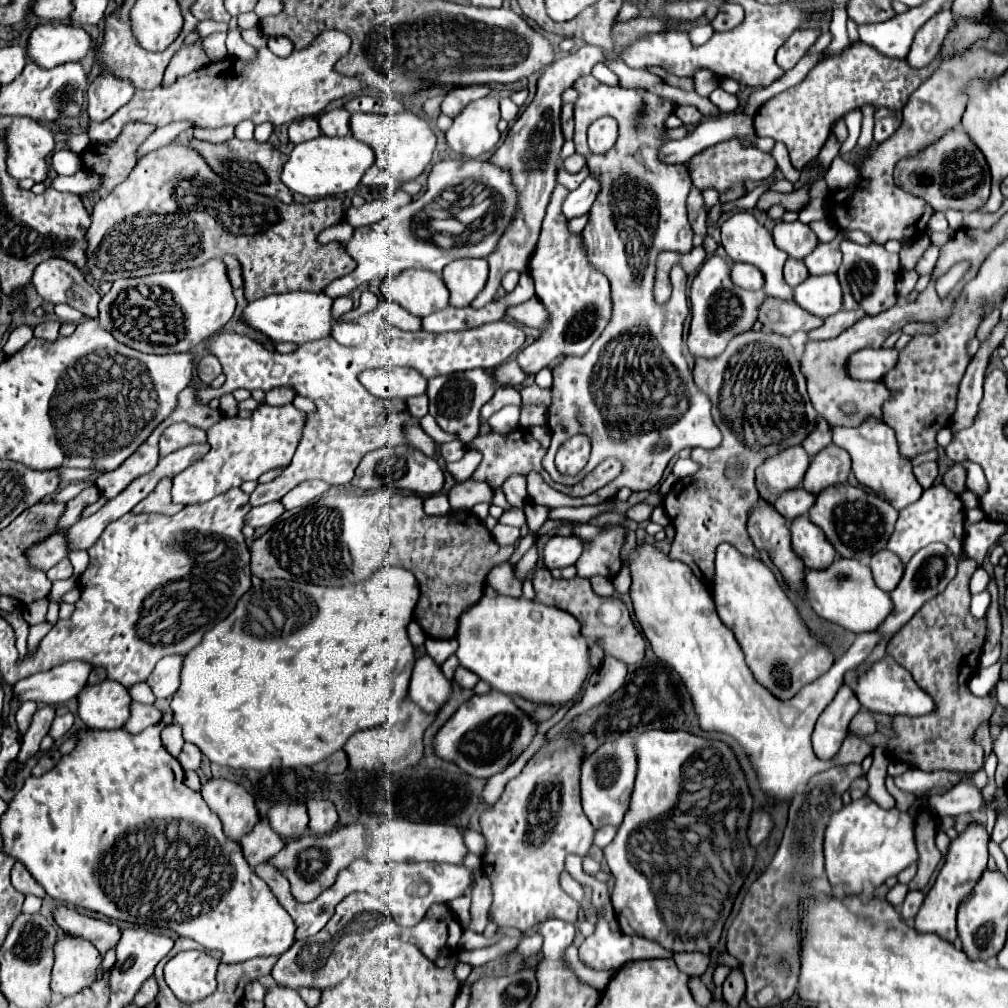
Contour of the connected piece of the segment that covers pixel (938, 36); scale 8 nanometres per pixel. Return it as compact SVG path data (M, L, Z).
M948 9L936 13L932 19L928 19L928 23L916 33L910 53L906 57L908 65L912 65L912 69L928 67L928 63L932 63L932 59L936 59L936 55L940 55L940 47L942 47L946 33L950 31L950 25L952 25L952 13Z

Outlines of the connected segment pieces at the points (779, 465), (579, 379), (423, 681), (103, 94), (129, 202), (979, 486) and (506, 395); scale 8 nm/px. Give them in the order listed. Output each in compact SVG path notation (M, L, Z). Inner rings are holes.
M788 447L788 451L780 451L780 455L774 455L772 459L766 459L756 469L756 487L760 495L774 503L780 493L800 487L802 477L810 465L810 457L804 451L804 447Z
M592 75L580 77L574 89L580 93L574 103L576 153L586 157L590 175L602 183L602 191L590 209L590 221L582 233L590 261L610 279L614 309L604 333L586 355L568 355L568 359L554 367L552 403L548 407L546 425L550 433L556 427L562 431L552 433L544 469L556 483L564 485L578 483L606 457L616 457L622 463L622 471L612 483L582 499L572 499L548 487L538 473L532 473L528 477L528 495L532 503L550 509L564 505L600 505L614 499L622 487L630 491L650 491L658 485L668 461L676 453L686 447L714 449L722 441L720 429L710 415L710 401L694 385L682 355L682 329L688 303L686 273L680 265L674 265L670 271L672 297L664 305L658 305L654 299L658 255L662 251L688 253L694 237L686 215L686 197L692 187L688 169L684 165L664 165L658 161L658 149L664 143L664 119L674 111L674 103L644 89L604 85ZM602 115L610 115L618 121L620 137L608 153L594 155L588 149L586 131L588 125ZM574 433L586 433L592 439L592 455L578 475L562 475L556 471L554 455Z
M422 655L416 661L408 695L426 713L434 713L448 703L452 695L452 683L444 677L444 673L430 655Z
M102 73L100 77L96 77L90 87L88 87L88 105L86 105L86 113L90 117L90 121L102 123L104 119L110 119L112 113L116 113L122 105L126 105L132 95L134 95L134 87L128 81L116 79L108 73Z
M170 143L142 157L132 173L116 185L106 197L96 201L92 209L92 225L88 229L88 271L96 281L116 281L122 277L142 277L162 271L180 271L198 267L210 259L234 255L242 263L246 299L256 301L274 293L290 291L324 291L334 279L354 271L354 259L340 247L338 241L318 245L316 237L322 229L340 223L344 217L340 199L320 199L314 203L284 205L278 199L240 189L226 179L220 179L202 155L192 147Z
M964 463L964 467L968 469L968 481L966 481L966 485L980 499L980 495L984 495L984 491L988 491L984 473L982 473L982 469L976 463Z
M498 387L494 397L482 407L482 419L490 419L490 415L494 415L498 409L502 409L504 405L518 405L522 406L522 401L520 401L520 393L514 391L512 387Z

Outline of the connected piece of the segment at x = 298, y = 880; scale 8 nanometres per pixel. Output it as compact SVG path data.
M352 823L352 825L338 827L330 835L320 835L320 837L306 835L306 837L294 839L294 841L286 843L284 849L276 857L270 859L270 863L286 875L286 879L292 885L292 895L300 903L308 903L308 901L314 901L324 889L332 887L338 873L342 869L346 869L354 859L362 857L362 853L366 849L368 849L366 827L360 823Z

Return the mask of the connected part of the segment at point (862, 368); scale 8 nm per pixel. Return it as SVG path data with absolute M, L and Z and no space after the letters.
M860 349L848 361L848 375L862 381L880 381L898 361L896 349Z

